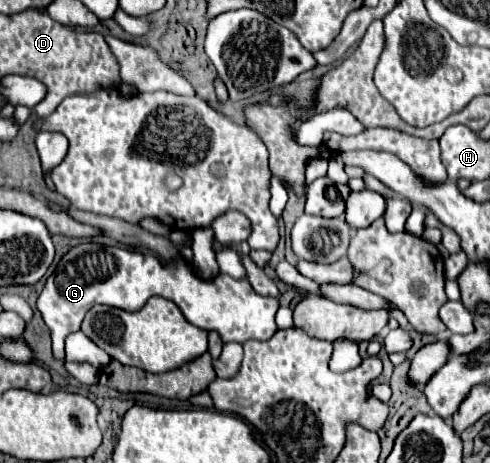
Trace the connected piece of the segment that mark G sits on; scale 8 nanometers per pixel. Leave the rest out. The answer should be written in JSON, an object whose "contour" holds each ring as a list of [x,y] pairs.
{"contour":[[[81,243],[63,255],[37,299],[37,309],[51,331],[53,355],[63,359],[65,337],[79,331],[85,313],[93,305],[111,305],[125,311],[137,311],[153,295],[171,299],[189,323],[207,331],[219,331],[223,343],[245,343],[249,339],[267,341],[277,331],[275,313],[279,309],[279,301],[275,297],[255,293],[245,279],[237,281],[221,273],[209,281],[203,281],[183,259],[177,265],[167,261],[161,263],[161,259],[151,253],[137,253],[99,243]]]}

